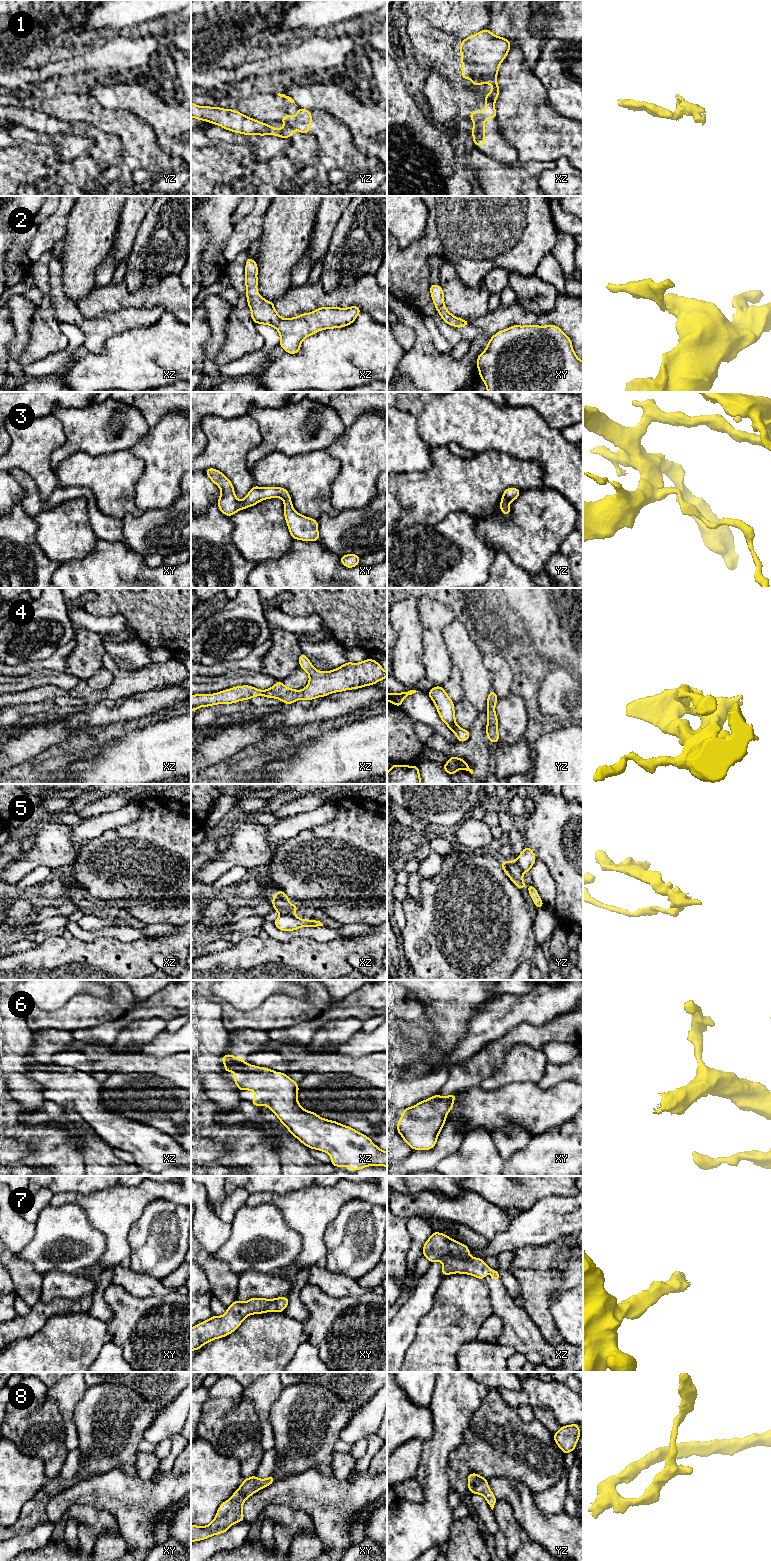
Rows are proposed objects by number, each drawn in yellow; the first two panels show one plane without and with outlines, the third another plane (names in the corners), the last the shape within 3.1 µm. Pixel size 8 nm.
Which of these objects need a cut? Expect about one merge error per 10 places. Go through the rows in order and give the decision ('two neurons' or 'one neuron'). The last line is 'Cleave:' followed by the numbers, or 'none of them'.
1: two neurons
2: one neuron
3: one neuron
4: one neuron
5: two neurons
6: one neuron
7: one neuron
8: one neuron
Cleave: 1, 5

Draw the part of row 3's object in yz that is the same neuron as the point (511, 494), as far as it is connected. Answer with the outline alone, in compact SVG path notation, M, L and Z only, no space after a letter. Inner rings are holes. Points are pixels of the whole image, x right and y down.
M507 488L504 490L500 502L500 510L504 515L509 516L510 514L509 504L518 498L520 492L521 491L517 488Z

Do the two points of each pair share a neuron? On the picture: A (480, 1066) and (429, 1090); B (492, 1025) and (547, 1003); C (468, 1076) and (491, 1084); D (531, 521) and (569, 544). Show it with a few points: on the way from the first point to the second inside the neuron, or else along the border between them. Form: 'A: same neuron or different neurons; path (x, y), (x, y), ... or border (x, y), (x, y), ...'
A: different neurons; border (448, 1068), (448, 1079), (438, 1094)
B: same neuron; path (506, 1013), (511, 1013), (515, 1009), (533, 1007)
C: different neurons; border (500, 1066), (479, 1085)
D: different neurons; border (572, 531), (561, 543), (560, 553)

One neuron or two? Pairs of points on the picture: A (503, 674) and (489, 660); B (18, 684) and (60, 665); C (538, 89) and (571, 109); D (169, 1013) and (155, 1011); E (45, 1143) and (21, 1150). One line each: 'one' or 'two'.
A: one
B: two
C: two
D: one
E: two

